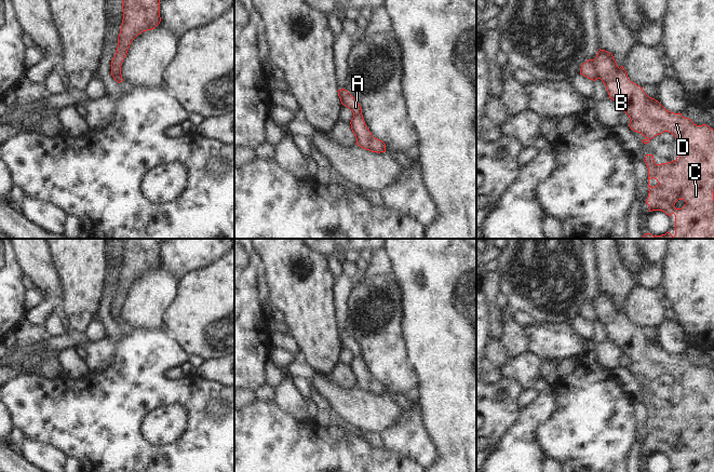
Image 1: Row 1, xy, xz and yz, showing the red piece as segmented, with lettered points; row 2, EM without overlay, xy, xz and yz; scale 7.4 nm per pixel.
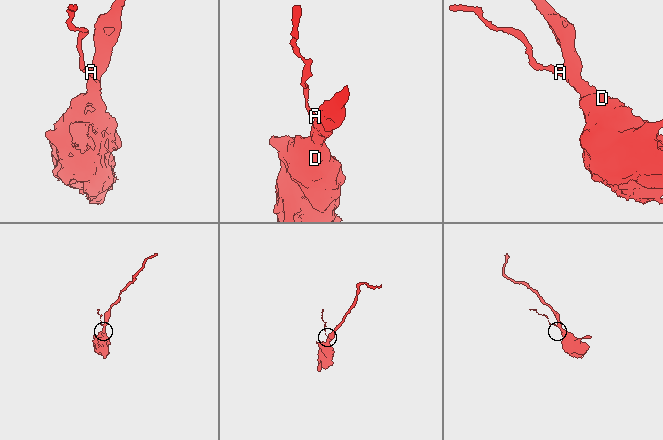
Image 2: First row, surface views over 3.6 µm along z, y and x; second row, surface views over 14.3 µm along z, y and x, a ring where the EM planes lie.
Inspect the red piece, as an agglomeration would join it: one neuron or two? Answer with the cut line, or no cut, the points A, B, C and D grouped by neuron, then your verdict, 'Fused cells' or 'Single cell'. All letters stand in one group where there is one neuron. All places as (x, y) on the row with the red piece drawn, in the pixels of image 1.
No split. Groups: A B C D. Single cell

